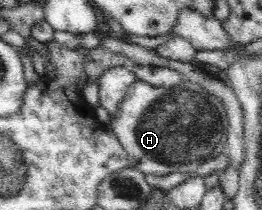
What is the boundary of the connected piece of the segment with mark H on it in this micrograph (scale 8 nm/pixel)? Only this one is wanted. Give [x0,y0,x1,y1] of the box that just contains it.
[109,79,228,176]

